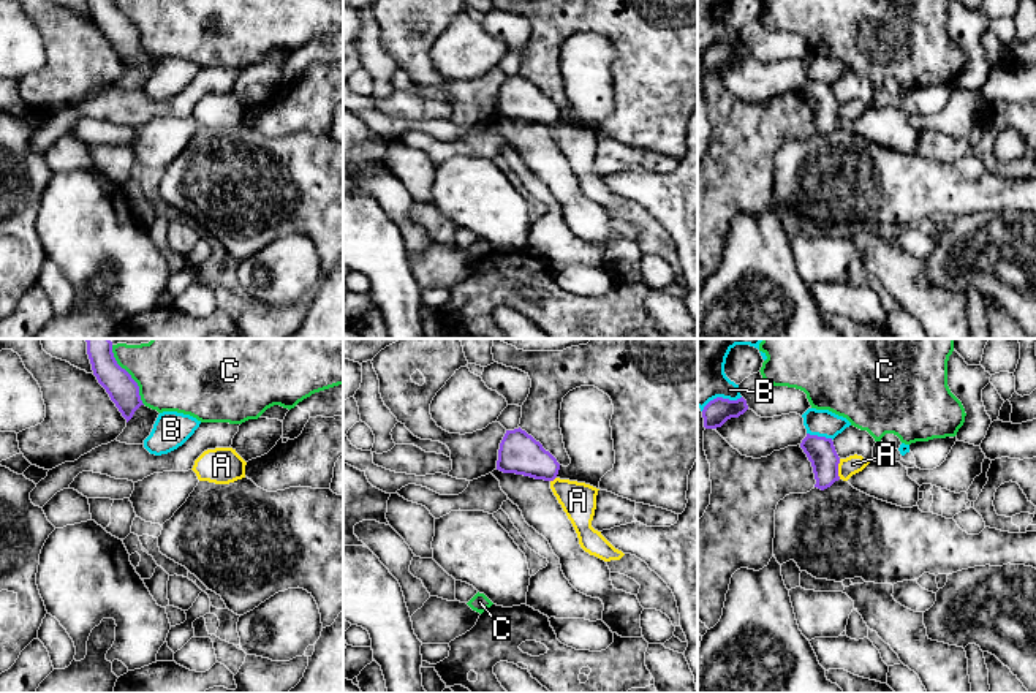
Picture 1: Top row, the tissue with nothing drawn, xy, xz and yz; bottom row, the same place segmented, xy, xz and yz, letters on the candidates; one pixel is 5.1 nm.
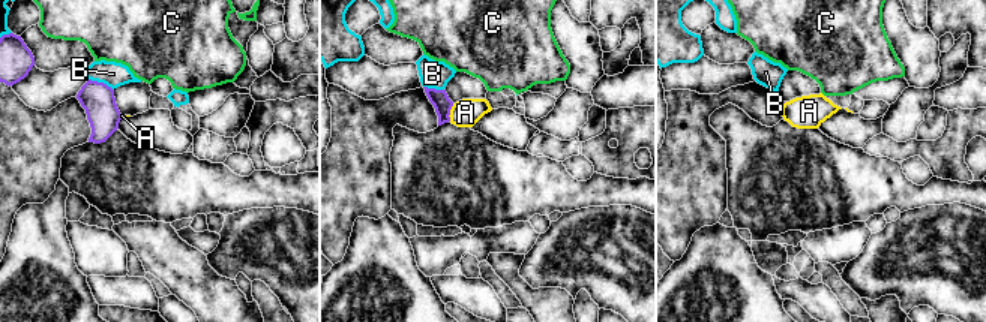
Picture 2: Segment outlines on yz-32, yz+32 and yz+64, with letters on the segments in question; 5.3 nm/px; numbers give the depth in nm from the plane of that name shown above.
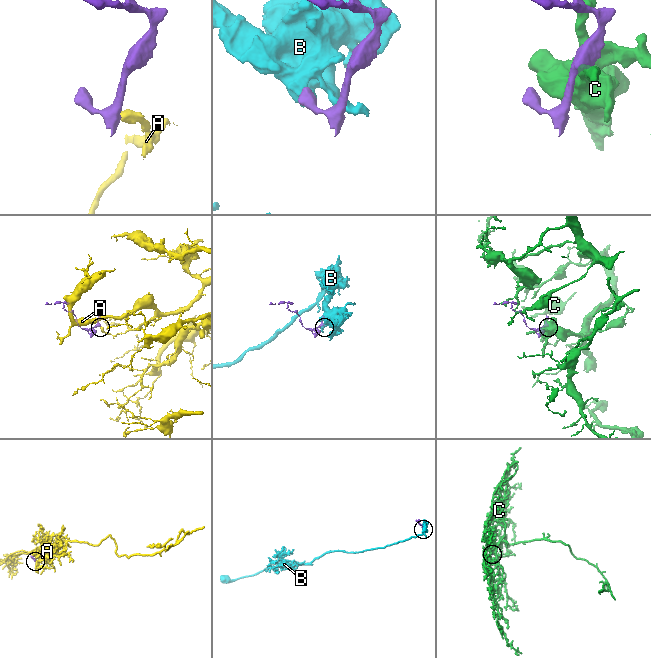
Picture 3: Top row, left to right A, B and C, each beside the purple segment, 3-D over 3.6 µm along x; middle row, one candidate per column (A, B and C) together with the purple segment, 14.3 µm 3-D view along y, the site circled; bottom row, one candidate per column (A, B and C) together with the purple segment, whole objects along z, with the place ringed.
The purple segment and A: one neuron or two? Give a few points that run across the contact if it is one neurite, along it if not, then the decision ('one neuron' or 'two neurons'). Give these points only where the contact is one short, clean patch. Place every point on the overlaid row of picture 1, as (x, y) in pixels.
line yz (840, 459), (839, 478); two neurons

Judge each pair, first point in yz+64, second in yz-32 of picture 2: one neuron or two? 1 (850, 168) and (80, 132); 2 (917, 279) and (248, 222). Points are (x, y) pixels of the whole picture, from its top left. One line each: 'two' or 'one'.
1: two
2: one

